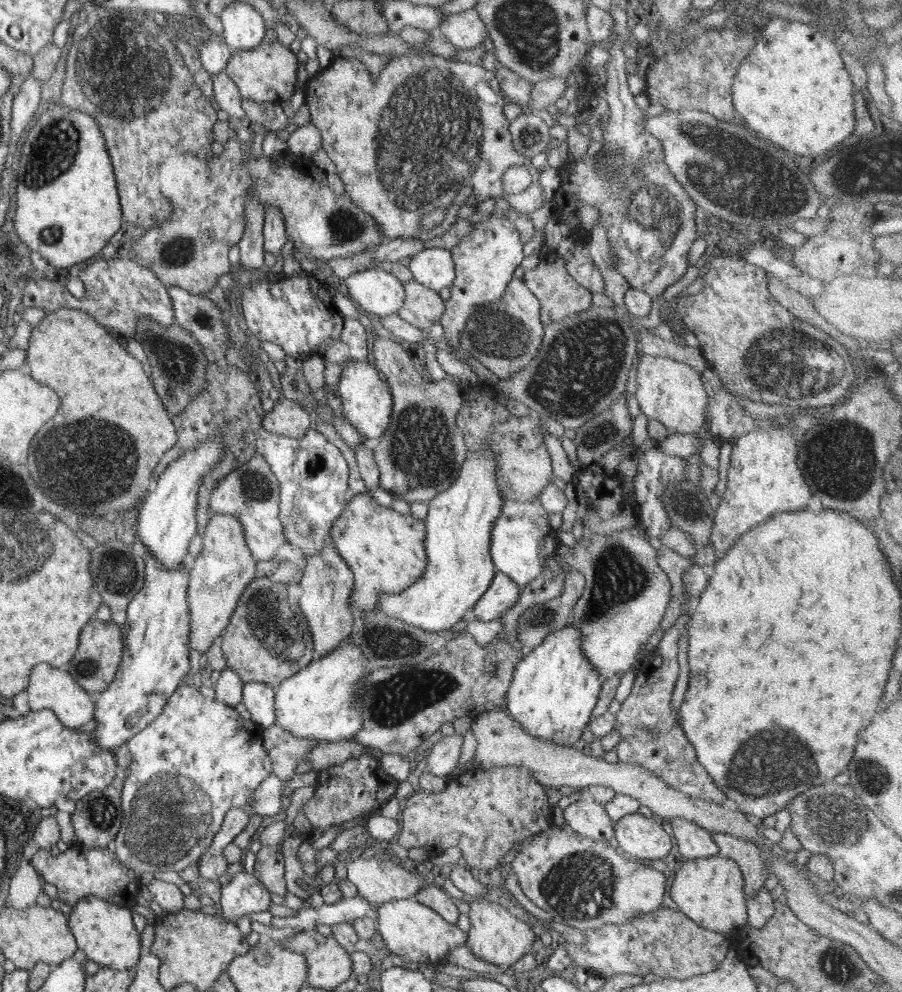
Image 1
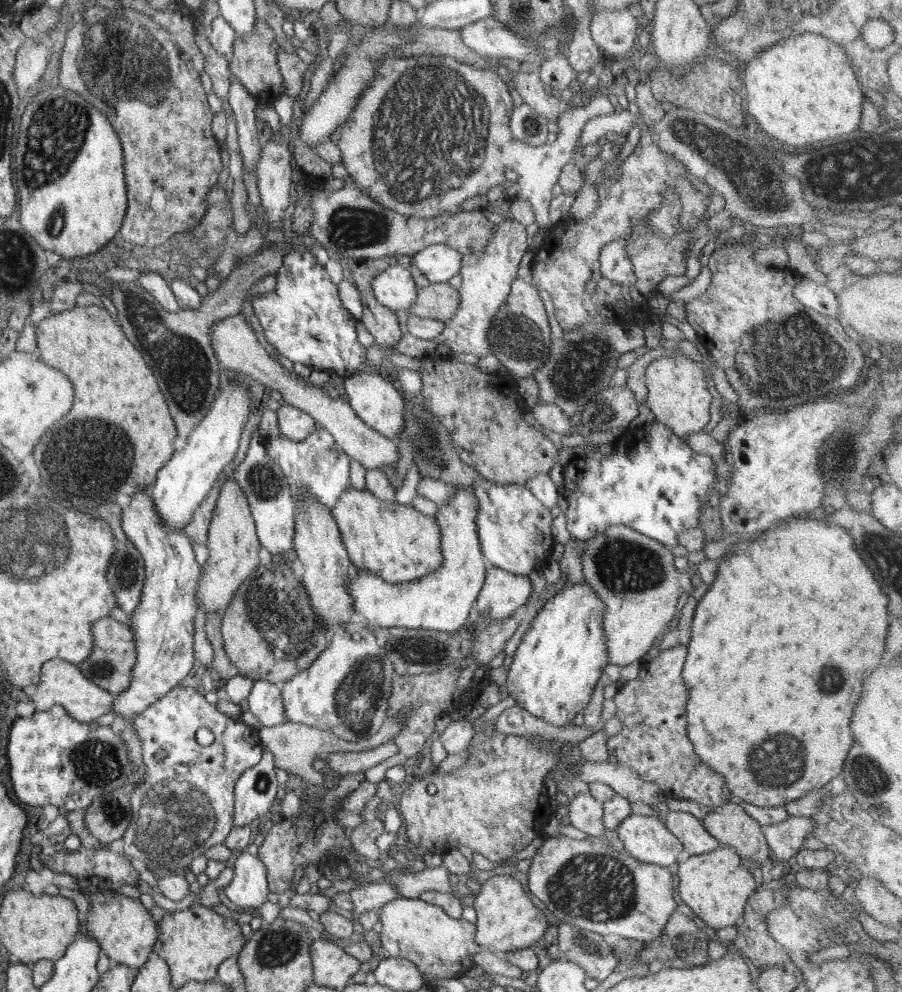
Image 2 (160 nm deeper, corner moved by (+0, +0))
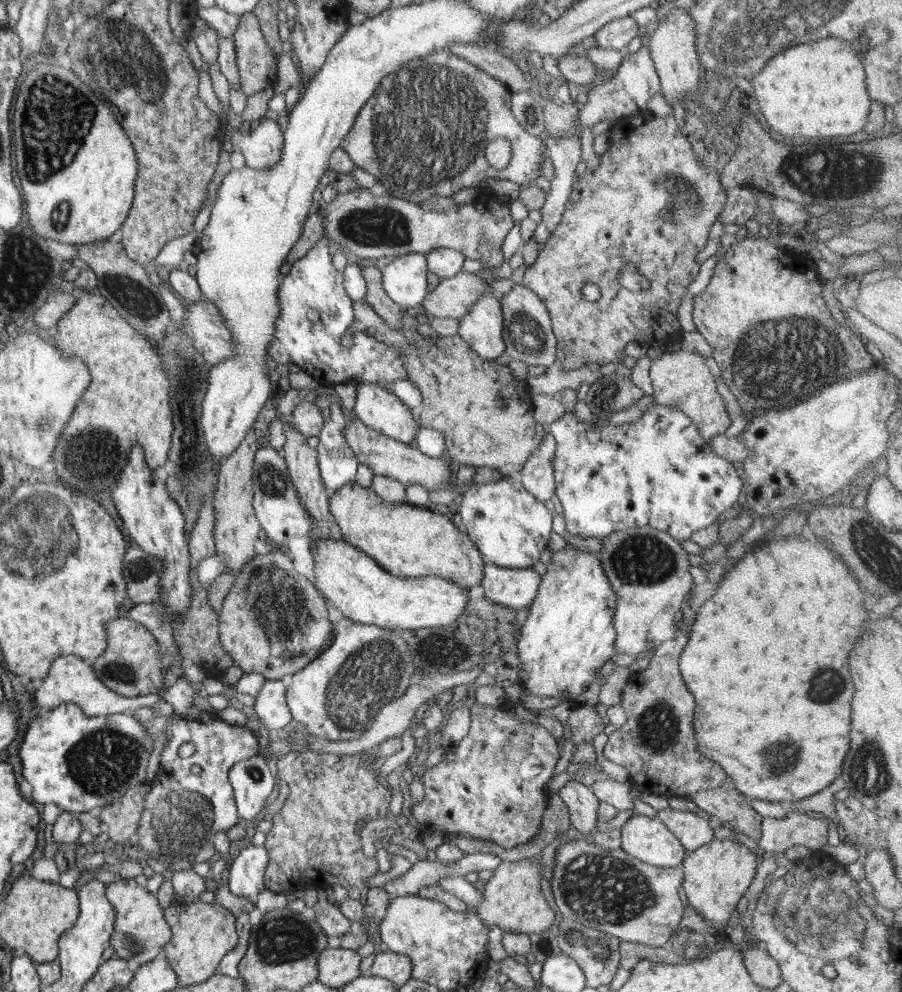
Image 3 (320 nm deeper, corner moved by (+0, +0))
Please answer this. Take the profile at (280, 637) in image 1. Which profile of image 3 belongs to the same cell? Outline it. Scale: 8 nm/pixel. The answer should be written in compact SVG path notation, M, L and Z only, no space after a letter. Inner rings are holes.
M281 548L254 555L246 563L224 606L217 614L219 638L241 673L254 673L278 680L304 669L323 652L333 635L325 599L306 577L292 568L292 556Z

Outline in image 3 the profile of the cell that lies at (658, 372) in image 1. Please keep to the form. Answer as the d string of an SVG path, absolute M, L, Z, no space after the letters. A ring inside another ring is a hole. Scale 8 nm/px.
M677 347L667 348L663 354L652 360L649 375L653 384L653 404L684 412L693 420L705 441L710 442L728 430L731 422L724 400L716 391L716 380L702 355L682 351Z

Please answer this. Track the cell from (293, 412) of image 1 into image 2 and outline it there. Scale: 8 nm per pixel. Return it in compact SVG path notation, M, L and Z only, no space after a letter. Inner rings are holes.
M282 403L275 407L278 419L278 428L282 436L300 442L308 438L317 427L315 418L307 412L294 406Z

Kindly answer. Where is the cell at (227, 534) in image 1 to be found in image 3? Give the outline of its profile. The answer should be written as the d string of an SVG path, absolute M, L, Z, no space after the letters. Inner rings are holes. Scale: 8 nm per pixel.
M250 427L240 446L229 457L220 461L217 489L212 500L215 510L213 535L217 554L225 560L226 571L241 572L243 566L256 555L255 542L260 534L261 522L253 507L253 466L259 443L256 429Z

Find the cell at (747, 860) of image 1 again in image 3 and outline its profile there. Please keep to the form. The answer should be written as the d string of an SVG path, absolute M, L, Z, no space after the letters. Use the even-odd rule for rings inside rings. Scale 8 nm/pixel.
M732 782L724 787L698 791L691 800L698 808L711 814L714 823L724 822L750 838L760 838L763 817L750 806L748 796L736 789Z

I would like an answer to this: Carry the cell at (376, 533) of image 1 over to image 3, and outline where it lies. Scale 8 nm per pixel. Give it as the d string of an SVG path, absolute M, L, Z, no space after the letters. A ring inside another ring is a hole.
M356 482L346 483L330 492L329 509L340 530L340 536L347 543L365 552L385 571L397 577L416 578L435 575L460 584L461 588L474 588L483 577L483 556L464 530L456 527L452 520L437 512L434 507L419 507L410 503L391 503L379 497L371 487Z

